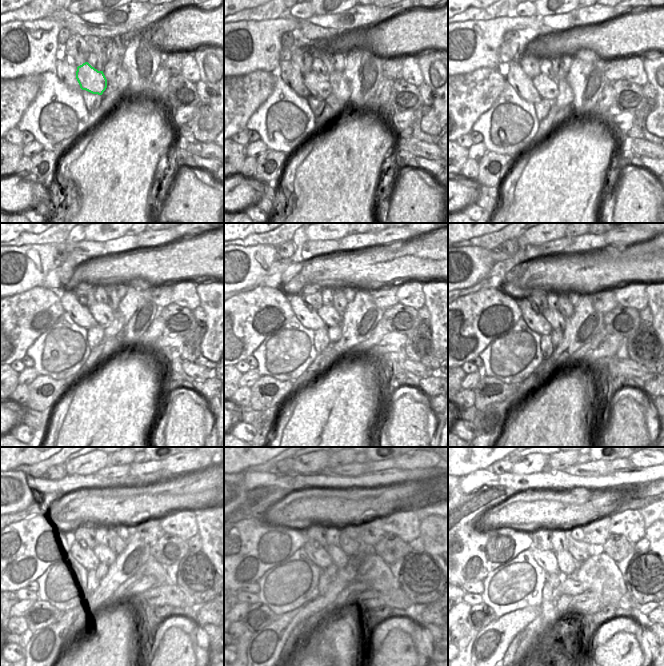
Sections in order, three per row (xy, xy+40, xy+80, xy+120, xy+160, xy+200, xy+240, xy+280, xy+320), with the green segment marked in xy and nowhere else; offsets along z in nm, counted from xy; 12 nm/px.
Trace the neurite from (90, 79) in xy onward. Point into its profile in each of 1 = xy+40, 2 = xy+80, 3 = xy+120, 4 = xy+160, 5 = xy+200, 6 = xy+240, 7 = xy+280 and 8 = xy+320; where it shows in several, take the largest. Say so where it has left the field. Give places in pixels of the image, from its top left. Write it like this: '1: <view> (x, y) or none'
1: xy+40 (318, 85)
2: xy+80 (547, 88)
3: xy+120 (103, 314)
4: xy+160 (329, 315)
5: xy+200 (554, 317)
6: xy+240 (105, 554)
7: xy+280 (339, 558)
8: xy+320 (567, 565)

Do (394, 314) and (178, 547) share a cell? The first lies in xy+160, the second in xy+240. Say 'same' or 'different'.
same

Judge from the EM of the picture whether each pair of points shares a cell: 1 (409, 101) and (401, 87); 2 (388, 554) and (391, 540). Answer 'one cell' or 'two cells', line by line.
1: one cell
2: one cell

